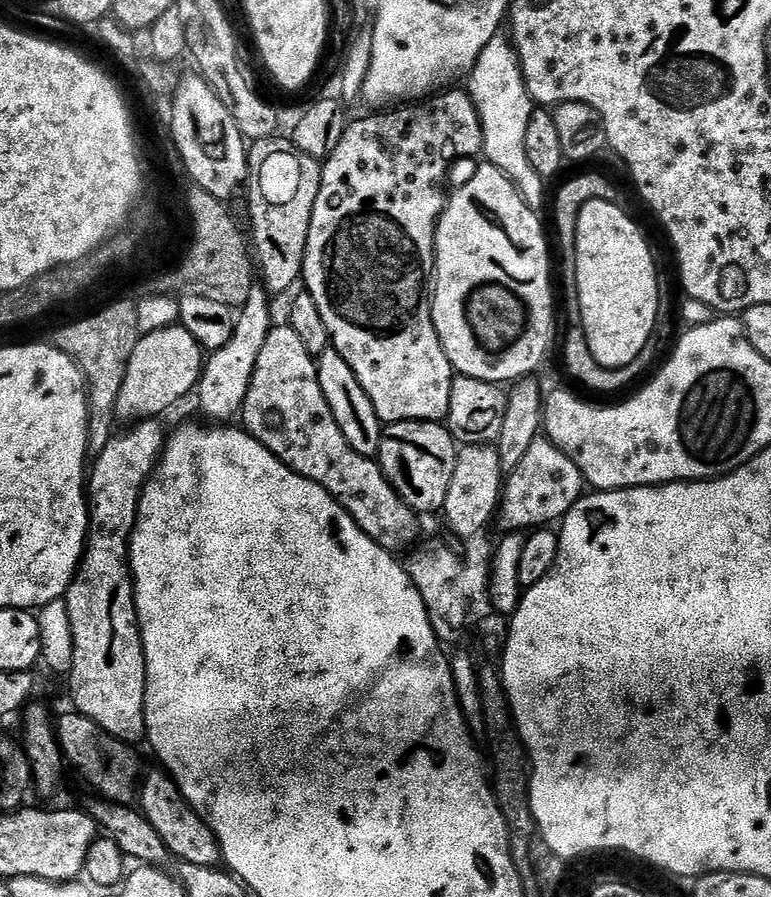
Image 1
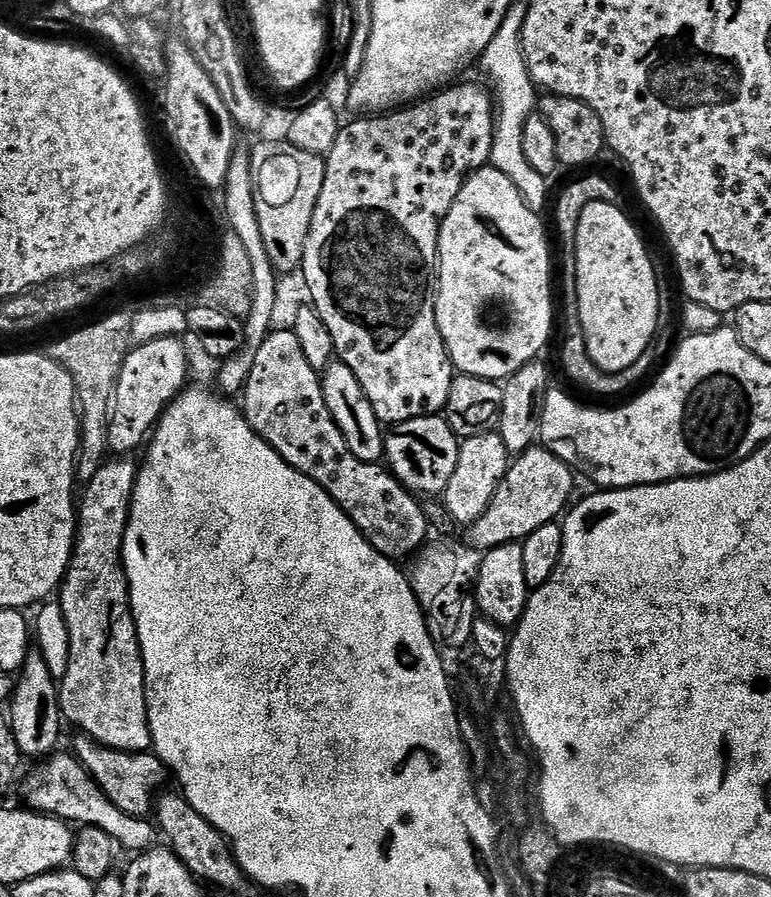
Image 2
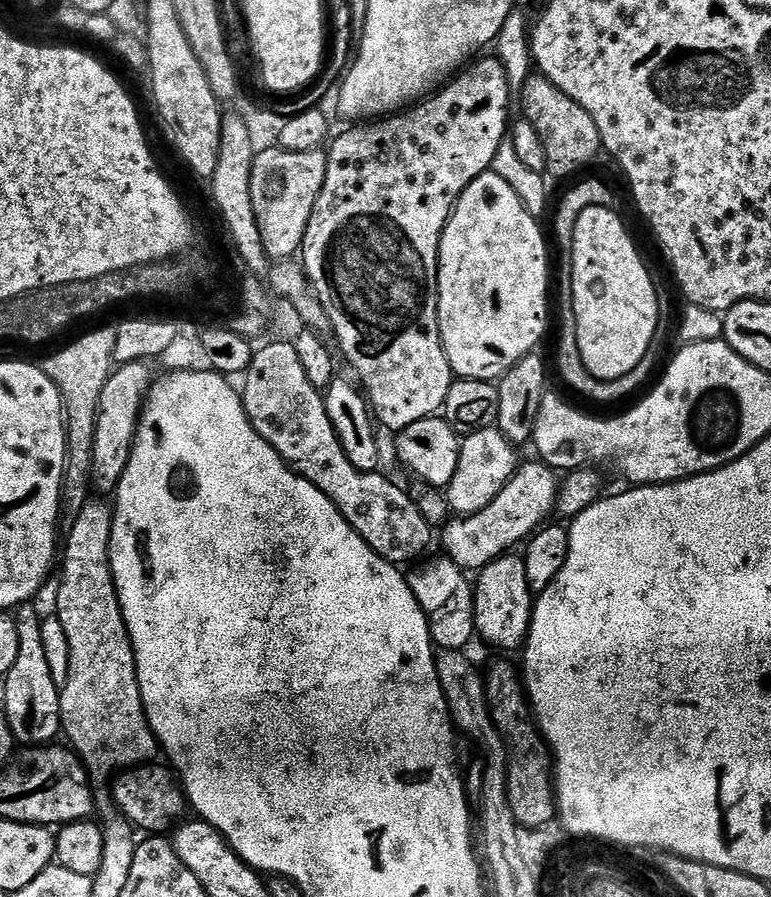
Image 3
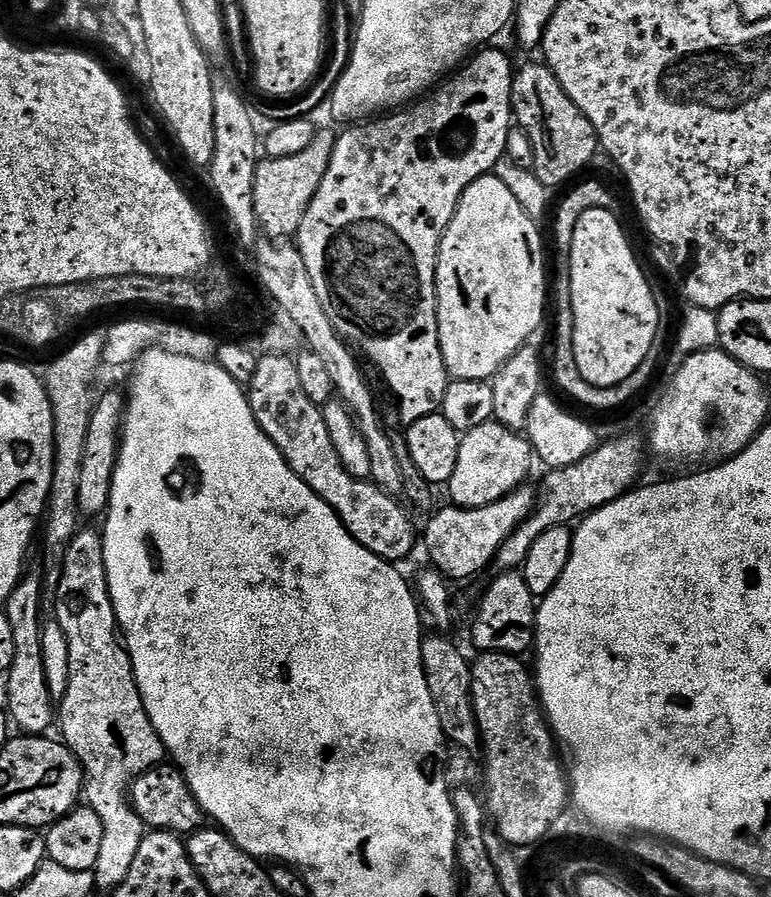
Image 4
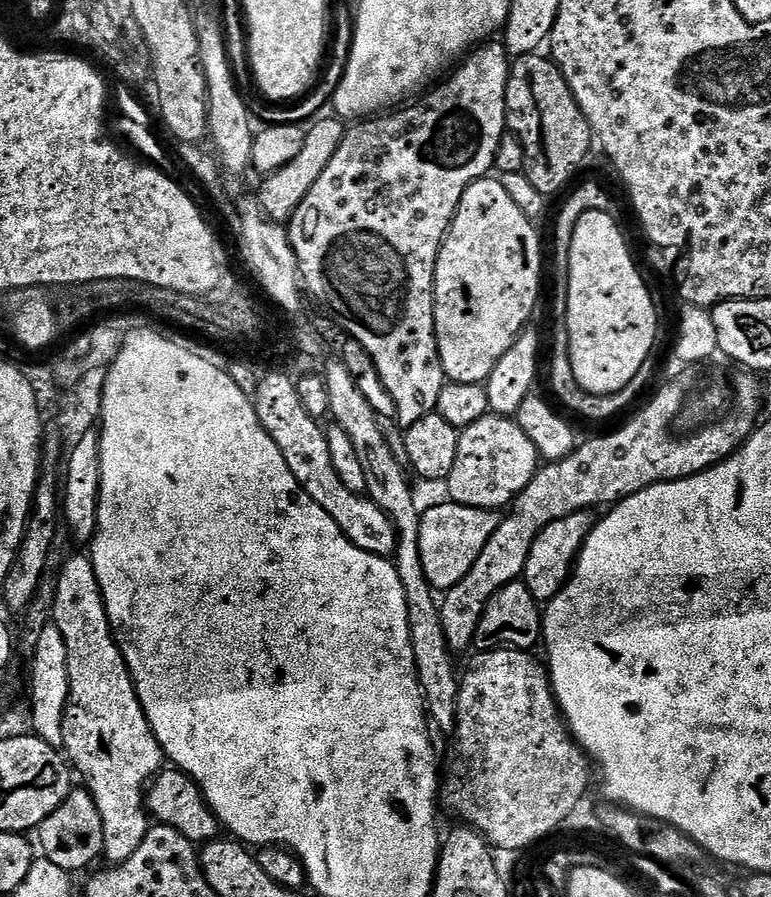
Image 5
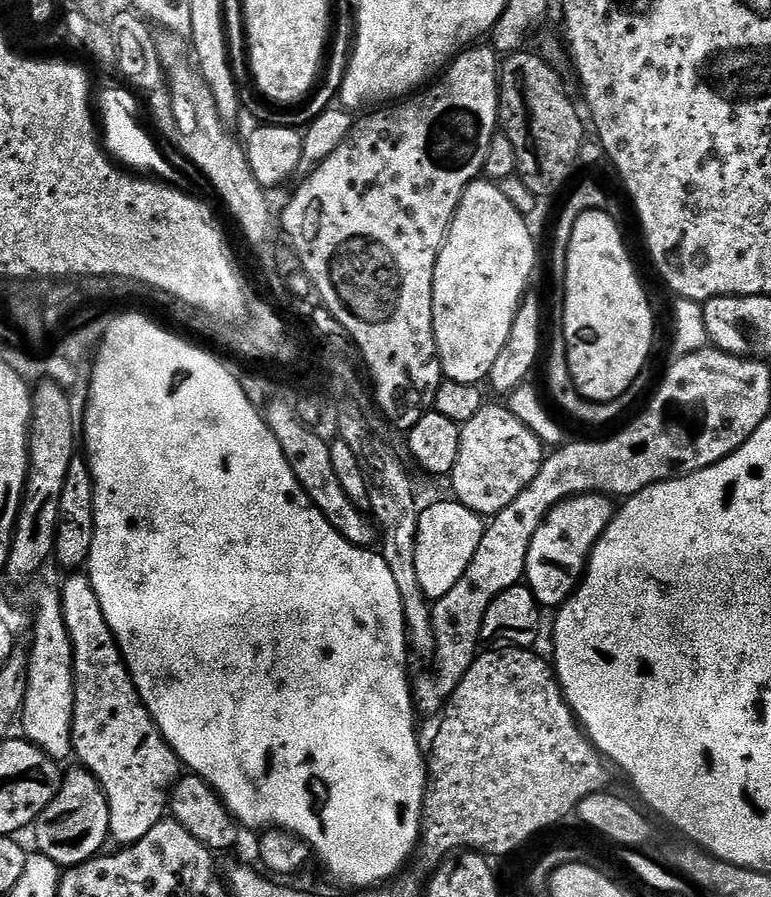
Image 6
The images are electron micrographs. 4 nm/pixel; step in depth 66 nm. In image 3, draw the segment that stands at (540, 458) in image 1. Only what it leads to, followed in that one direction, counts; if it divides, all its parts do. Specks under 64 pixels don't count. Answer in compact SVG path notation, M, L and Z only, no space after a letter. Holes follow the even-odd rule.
M543 462L535 463L521 463L490 506L470 516L452 518L456 520L445 526L443 551L460 569L479 570L486 567L490 561L515 549L512 547L519 540L527 541L549 519L547 516L553 515L558 491L557 473Z

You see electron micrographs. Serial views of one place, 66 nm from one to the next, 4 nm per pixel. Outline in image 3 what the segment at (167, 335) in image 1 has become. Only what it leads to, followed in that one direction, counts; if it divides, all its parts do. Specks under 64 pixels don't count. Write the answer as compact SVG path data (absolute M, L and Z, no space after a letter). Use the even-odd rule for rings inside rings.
M144 360L119 365L109 374L106 386L102 386L100 413L94 430L91 476L91 487L96 492L100 491L97 493L115 493L116 485L130 462L130 454L136 441L136 428L140 425L140 413L144 411L144 401L148 399L148 392L154 383L151 366L151 363Z

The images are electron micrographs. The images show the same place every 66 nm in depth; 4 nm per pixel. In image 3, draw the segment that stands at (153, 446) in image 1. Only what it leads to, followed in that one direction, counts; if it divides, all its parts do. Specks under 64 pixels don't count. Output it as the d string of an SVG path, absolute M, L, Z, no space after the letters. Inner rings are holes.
M92 498L88 503L82 506L82 512L74 521L72 529L66 532L68 541L62 544L62 564L64 560L64 573L60 576L60 589L56 592L56 612L55 619L62 622L62 630L66 630L66 638L70 646L70 670L66 682L60 689L60 726L63 735L68 735L67 743L71 745L77 756L84 762L85 768L88 769L89 777L93 785L107 785L121 770L127 770L137 766L143 766L153 759L152 756L158 752L158 741L156 735L152 733L152 728L148 724L148 719L144 713L144 703L140 697L140 687L138 686L138 674L136 673L136 659L134 658L134 650L132 643L128 637L128 627L122 618L122 606L118 602L118 594L116 593L116 583L112 577L112 567L110 566L110 538L112 537L112 514L113 505L108 504L104 498Z

